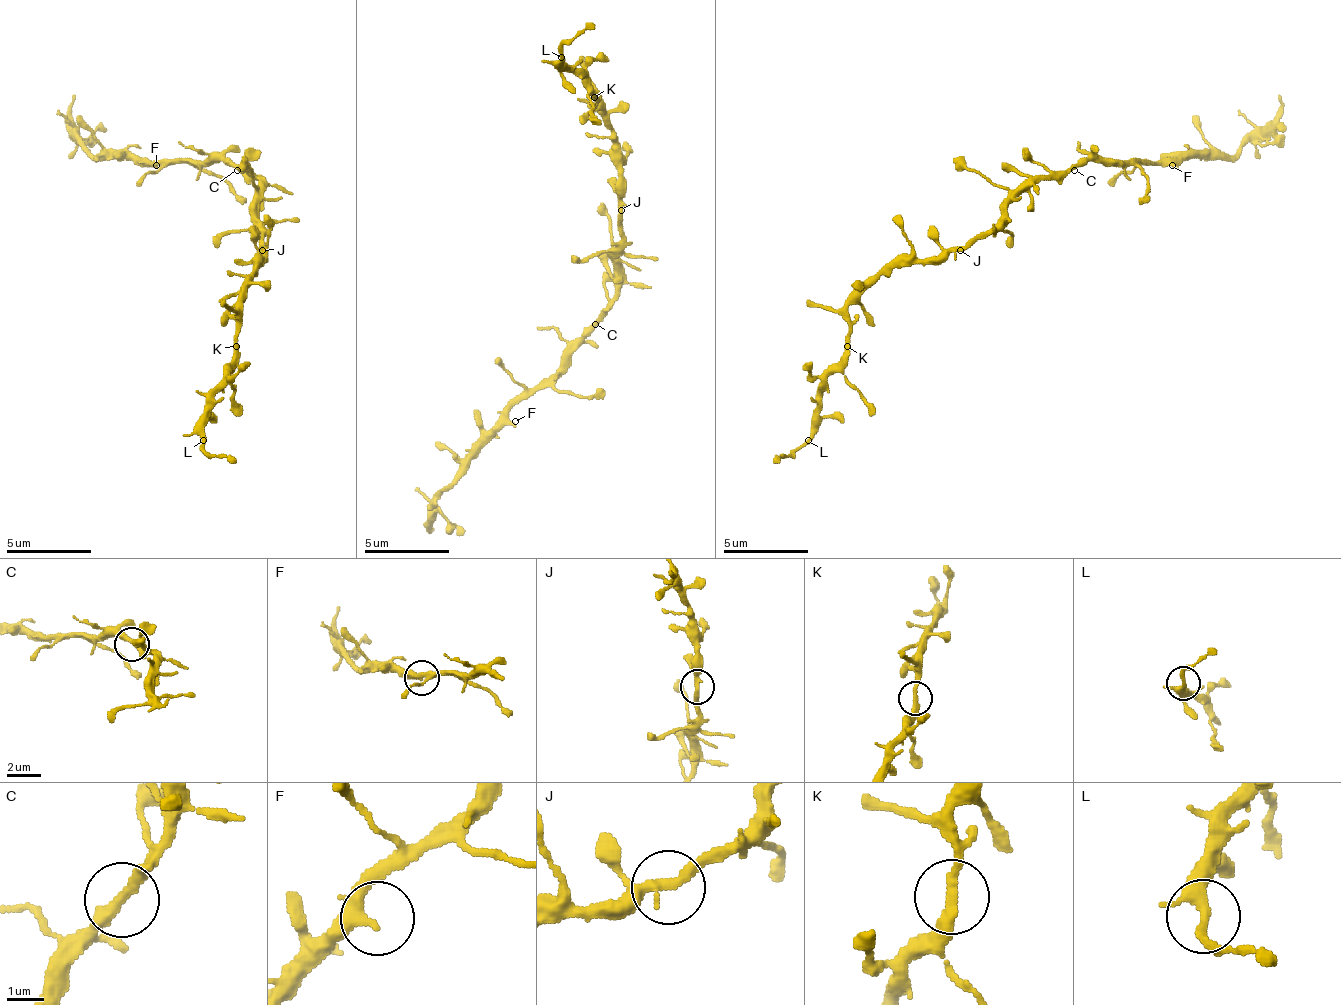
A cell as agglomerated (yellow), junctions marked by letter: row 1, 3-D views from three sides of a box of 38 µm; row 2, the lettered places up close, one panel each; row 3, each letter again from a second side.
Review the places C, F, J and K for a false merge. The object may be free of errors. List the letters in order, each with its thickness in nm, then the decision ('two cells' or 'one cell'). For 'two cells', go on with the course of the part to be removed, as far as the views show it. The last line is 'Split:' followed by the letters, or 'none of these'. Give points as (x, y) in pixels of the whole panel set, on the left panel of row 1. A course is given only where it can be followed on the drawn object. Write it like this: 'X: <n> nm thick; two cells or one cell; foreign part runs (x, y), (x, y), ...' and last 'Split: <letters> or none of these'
C: 300 nm thick; one cell
F: 320 nm thick; one cell
J: 280 nm thick; one cell
K: 280 nm thick; one cell
Split: none of these

